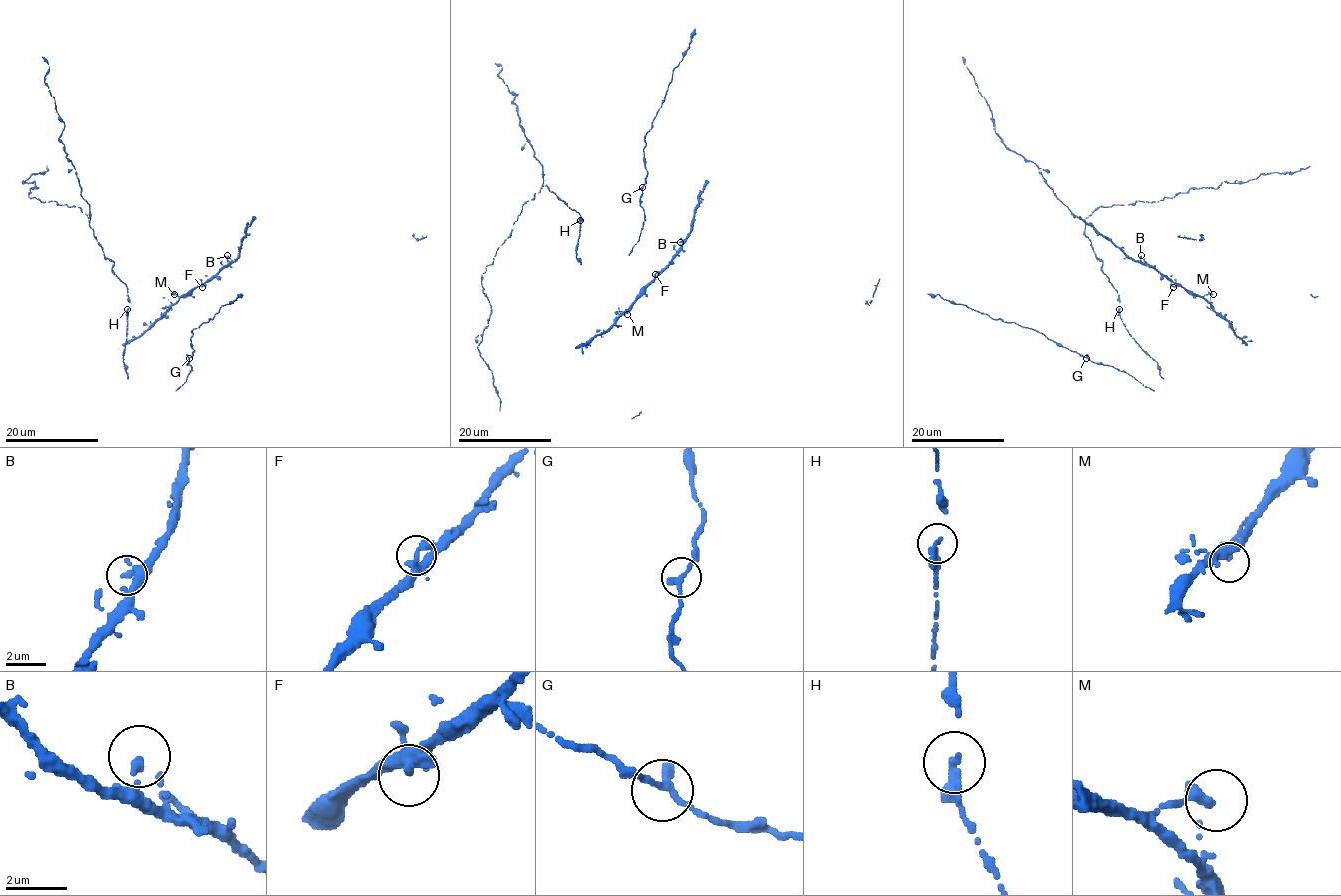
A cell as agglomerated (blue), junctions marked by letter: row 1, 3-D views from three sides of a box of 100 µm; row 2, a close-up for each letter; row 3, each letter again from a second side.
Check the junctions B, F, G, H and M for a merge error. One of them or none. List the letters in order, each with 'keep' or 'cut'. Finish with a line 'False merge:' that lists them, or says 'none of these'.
B: keep
F: keep
G: keep
H: keep
M: keep
False merge: none of these

